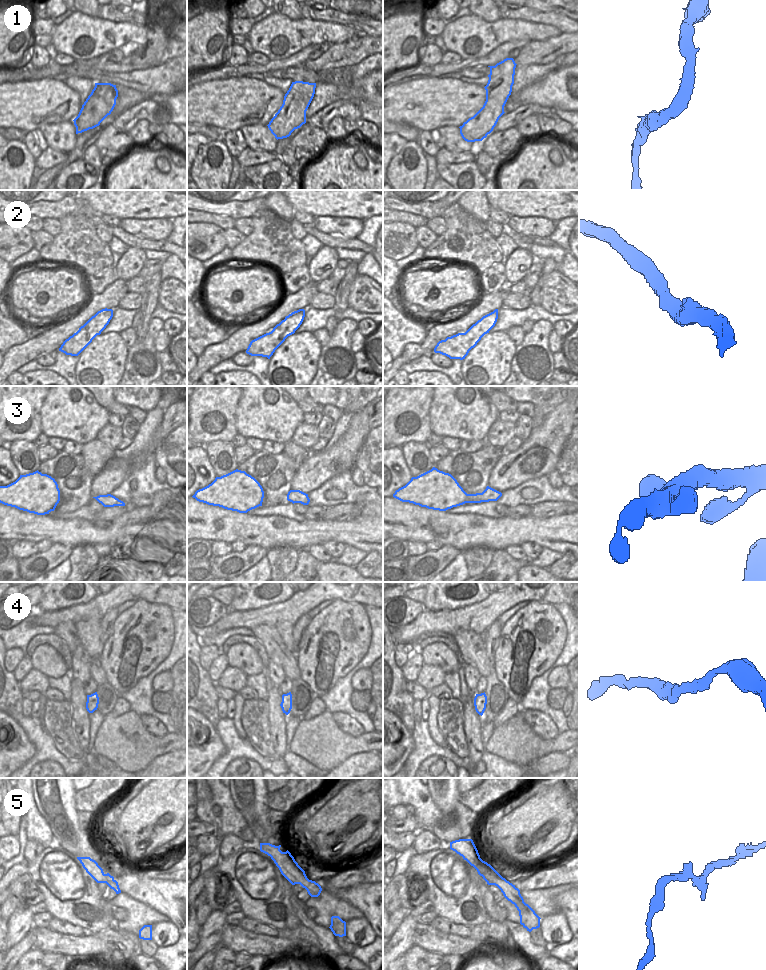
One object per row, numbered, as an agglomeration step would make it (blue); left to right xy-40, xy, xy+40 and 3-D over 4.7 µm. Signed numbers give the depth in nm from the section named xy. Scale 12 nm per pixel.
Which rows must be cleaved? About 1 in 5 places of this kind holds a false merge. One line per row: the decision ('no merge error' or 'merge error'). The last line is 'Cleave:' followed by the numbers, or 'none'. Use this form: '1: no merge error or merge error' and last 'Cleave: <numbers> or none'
1: no merge error
2: no merge error
3: no merge error
4: no merge error
5: no merge error
Cleave: none

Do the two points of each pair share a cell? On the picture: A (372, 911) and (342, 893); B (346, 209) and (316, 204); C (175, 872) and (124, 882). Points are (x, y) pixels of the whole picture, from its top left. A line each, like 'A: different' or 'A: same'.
A: same
B: same
C: different

